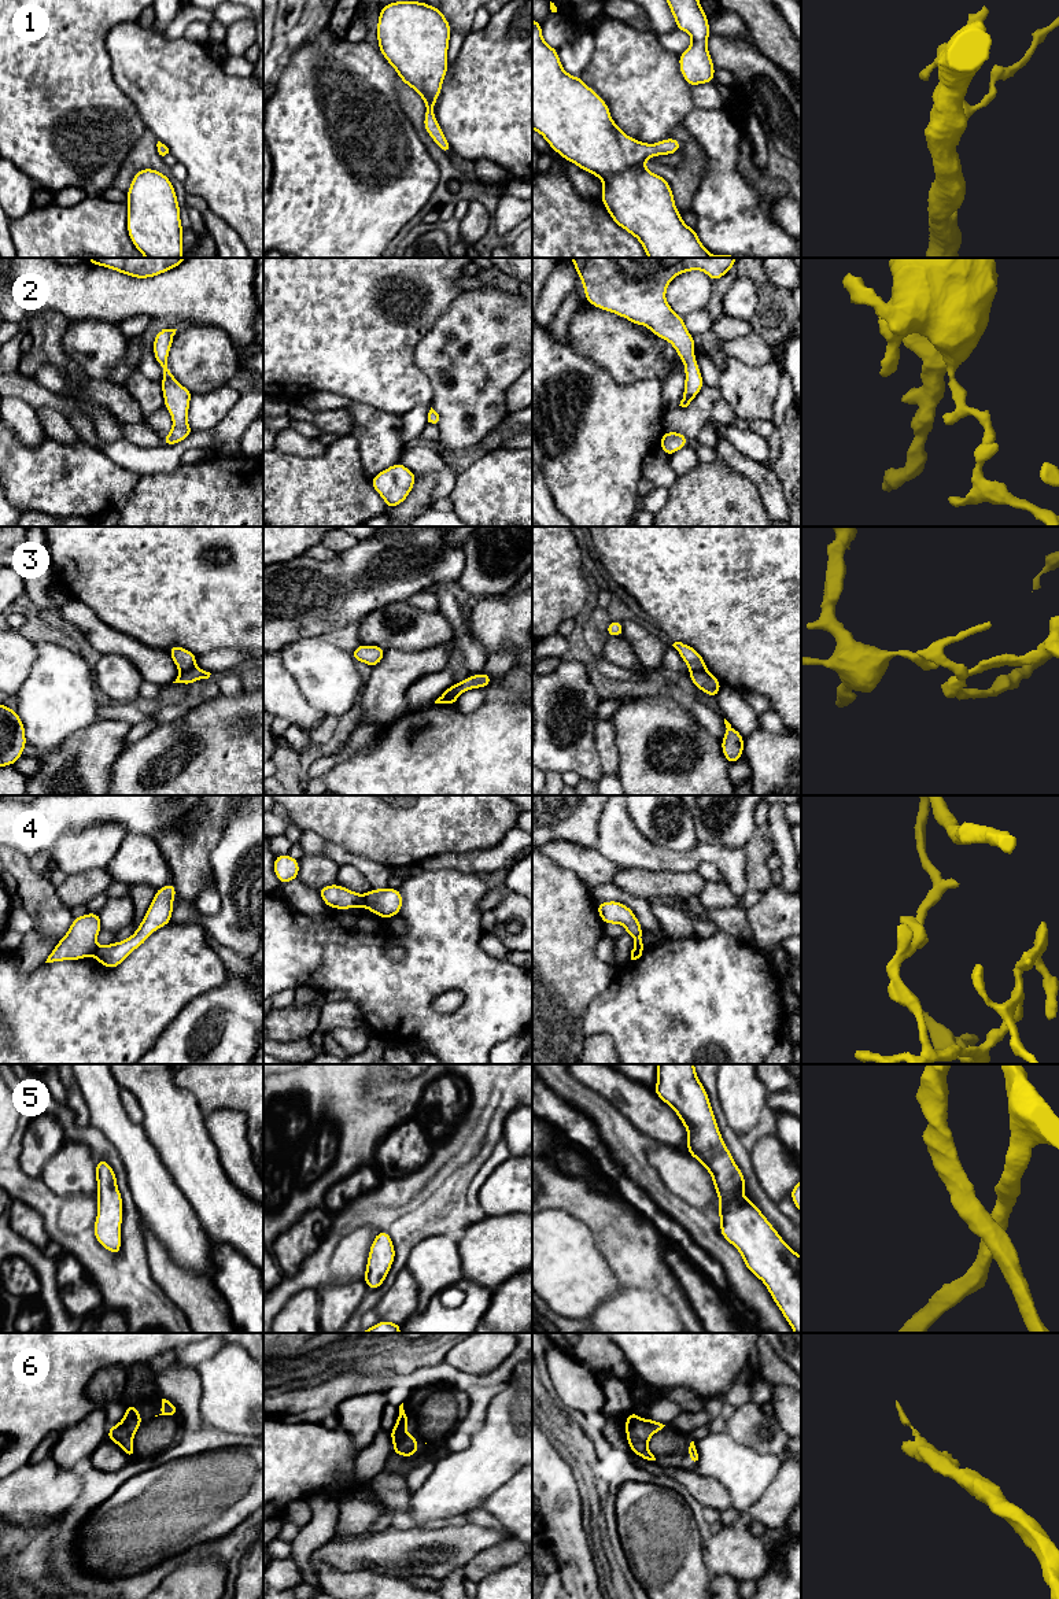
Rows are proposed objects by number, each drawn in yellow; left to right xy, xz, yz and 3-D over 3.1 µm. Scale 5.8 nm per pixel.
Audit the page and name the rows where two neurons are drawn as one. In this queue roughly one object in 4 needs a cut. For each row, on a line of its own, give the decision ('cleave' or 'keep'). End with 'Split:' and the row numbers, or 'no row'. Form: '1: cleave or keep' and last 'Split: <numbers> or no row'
1: keep
2: keep
3: cleave
4: cleave
5: keep
6: keep
Split: 3, 4

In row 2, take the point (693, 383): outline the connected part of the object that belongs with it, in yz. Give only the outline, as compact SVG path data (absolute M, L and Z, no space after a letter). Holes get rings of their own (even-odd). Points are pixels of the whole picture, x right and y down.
M571 258L583 281L586 300L602 310L627 318L635 325L647 326L653 335L669 341L685 363L685 392L680 400L687 407L701 391L704 381L694 358L694 337L665 300L665 291L672 278L690 272L702 270L712 281L730 272L737 258Z

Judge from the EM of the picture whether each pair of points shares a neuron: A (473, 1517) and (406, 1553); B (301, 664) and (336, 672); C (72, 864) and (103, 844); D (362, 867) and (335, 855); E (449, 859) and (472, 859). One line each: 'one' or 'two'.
A: two
B: one
C: one
D: one
E: one

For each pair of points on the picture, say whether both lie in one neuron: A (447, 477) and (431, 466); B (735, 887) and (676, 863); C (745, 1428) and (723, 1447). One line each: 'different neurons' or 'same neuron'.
A: same neuron
B: same neuron
C: different neurons

